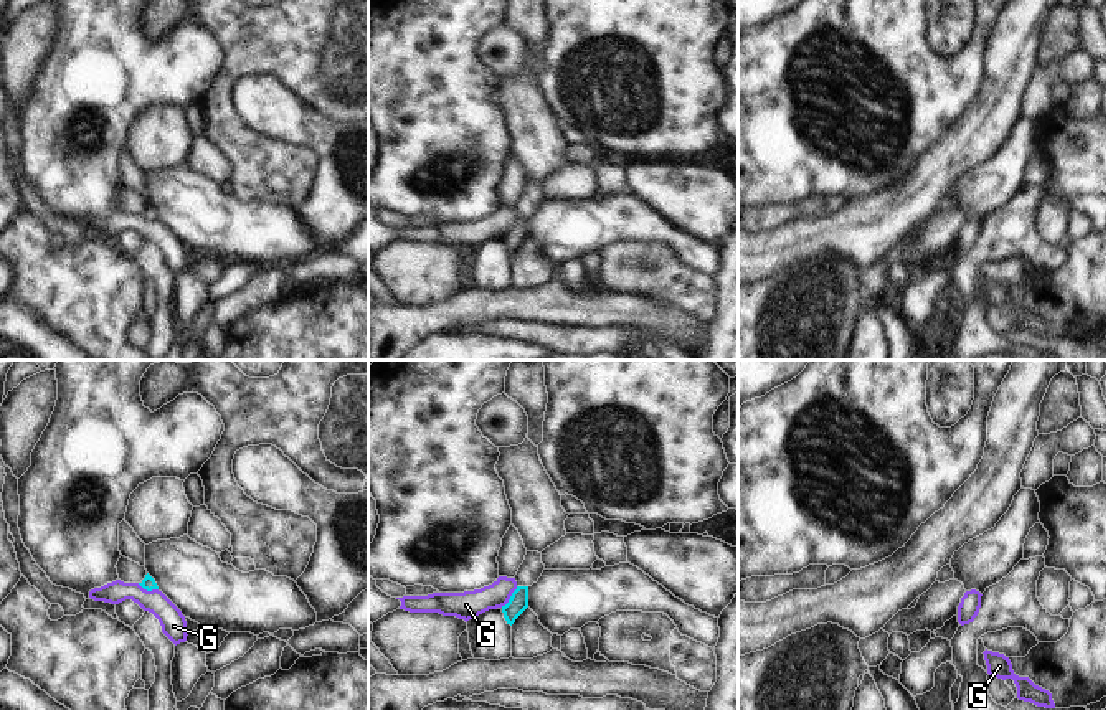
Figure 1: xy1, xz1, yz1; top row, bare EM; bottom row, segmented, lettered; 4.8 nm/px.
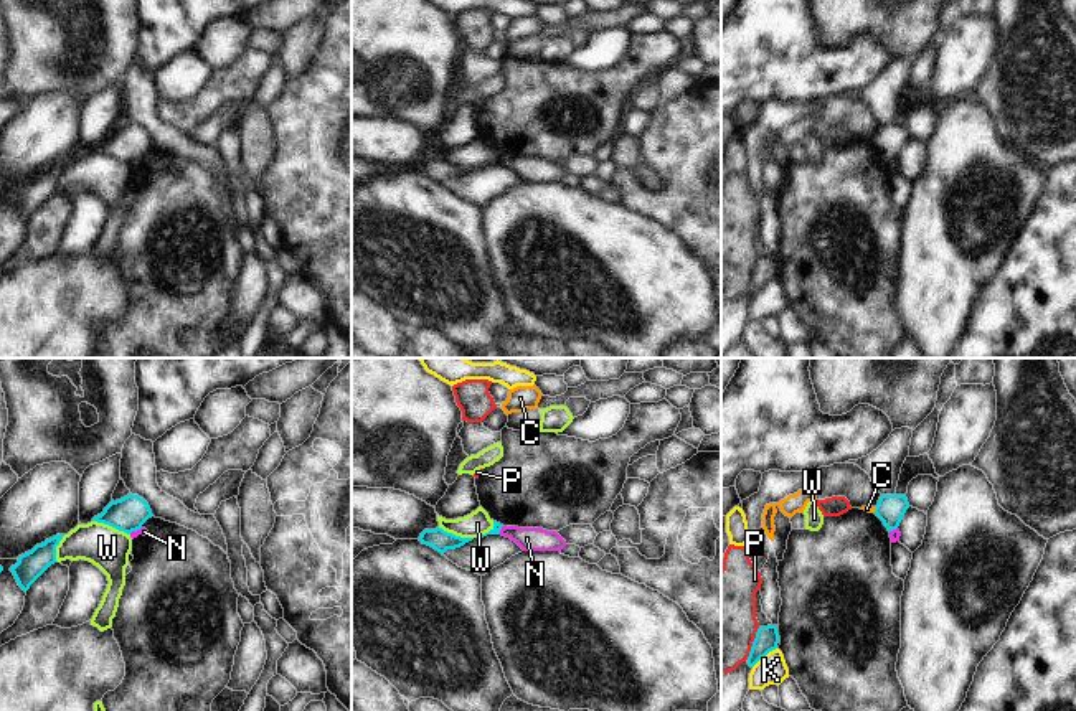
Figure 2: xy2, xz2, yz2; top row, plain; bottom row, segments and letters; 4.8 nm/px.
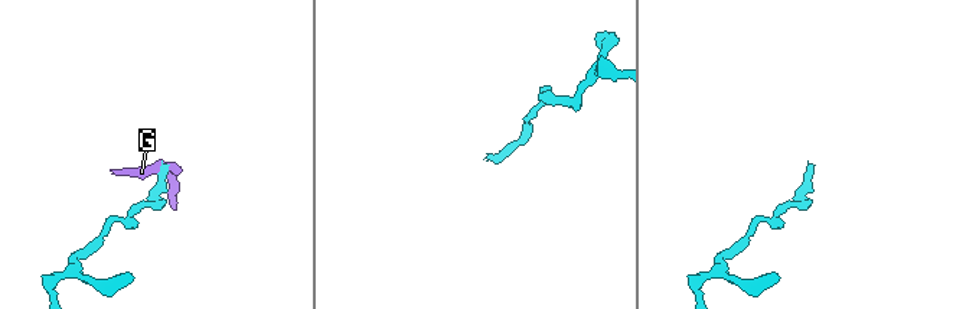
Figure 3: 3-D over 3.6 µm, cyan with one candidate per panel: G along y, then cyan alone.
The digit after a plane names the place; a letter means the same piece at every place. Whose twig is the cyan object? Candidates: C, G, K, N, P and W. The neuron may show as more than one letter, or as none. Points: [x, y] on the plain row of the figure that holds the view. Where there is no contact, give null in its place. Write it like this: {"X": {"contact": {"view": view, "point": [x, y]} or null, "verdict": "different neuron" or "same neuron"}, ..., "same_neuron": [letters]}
{"C": {"contact": {"view": "yz2", "point": [875, 141]}, "verdict": "different neuron"}, "G": {"contact": {"view": "xz1", "point": [511, 228]}, "verdict": "different neuron"}, "K": {"contact": {"view": "yz2", "point": [763, 287]}, "verdict": "different neuron"}, "N": {"contact": {"view": "xy2", "point": [134, 160]}, "verdict": "different neuron"}, "P": {"contact": {"view": "yz2", "point": [753, 274]}, "verdict": "different neuron"}, "W": {"contact": {"view": "xy2", "point": [111, 155]}, "verdict": "different neuron"}, "same_neuron": []}

